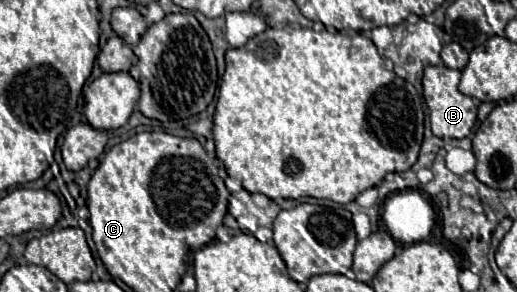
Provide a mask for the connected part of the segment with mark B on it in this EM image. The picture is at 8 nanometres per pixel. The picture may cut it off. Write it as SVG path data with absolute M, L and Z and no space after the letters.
M427 66L423 72L423 98L429 108L429 120L431 130L437 138L449 140L449 138L467 138L471 134L471 128L477 120L477 104L471 96L465 96L459 92L459 70L451 70L447 66Z

